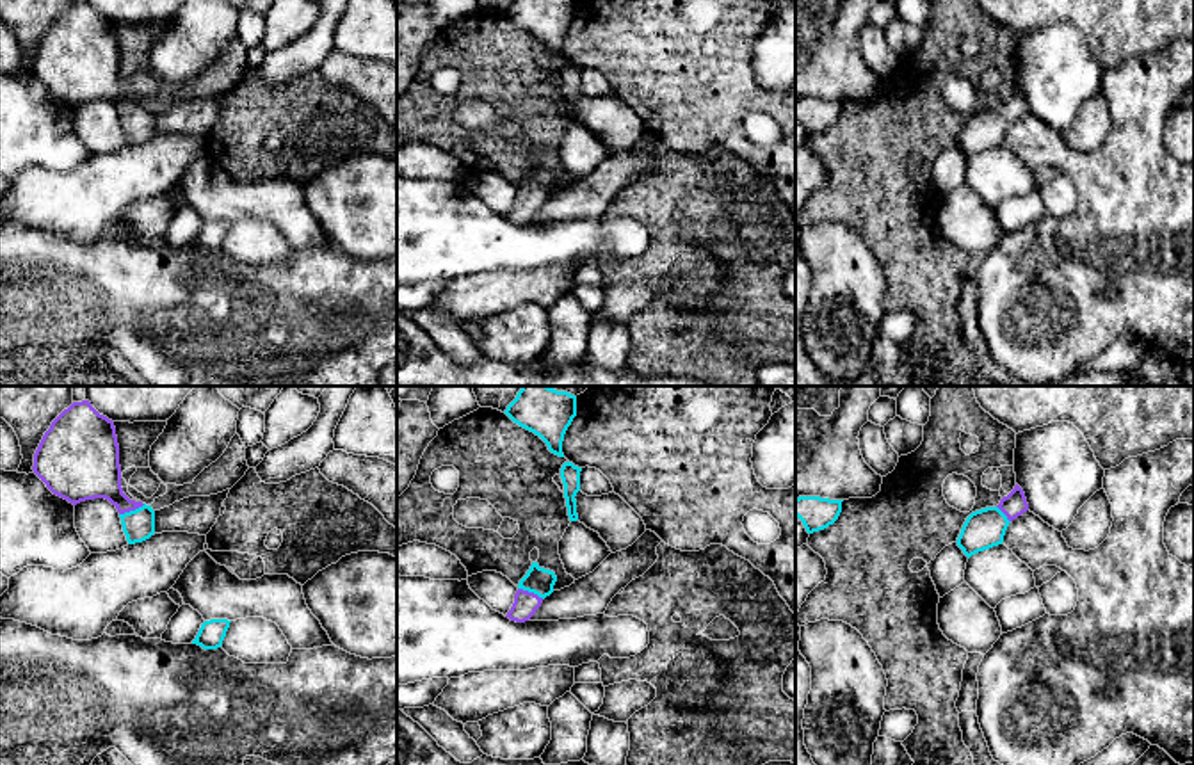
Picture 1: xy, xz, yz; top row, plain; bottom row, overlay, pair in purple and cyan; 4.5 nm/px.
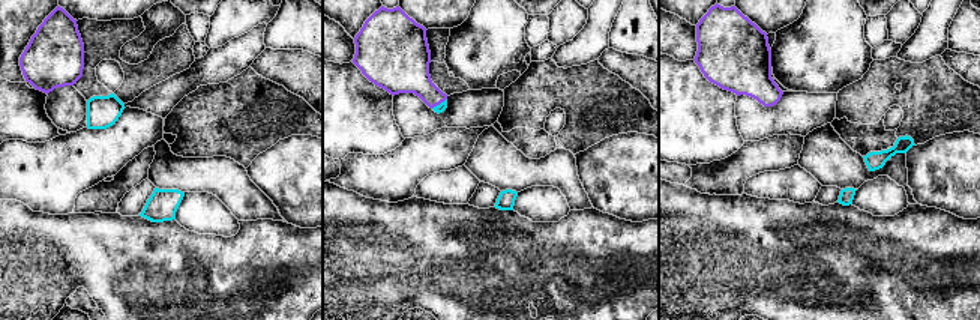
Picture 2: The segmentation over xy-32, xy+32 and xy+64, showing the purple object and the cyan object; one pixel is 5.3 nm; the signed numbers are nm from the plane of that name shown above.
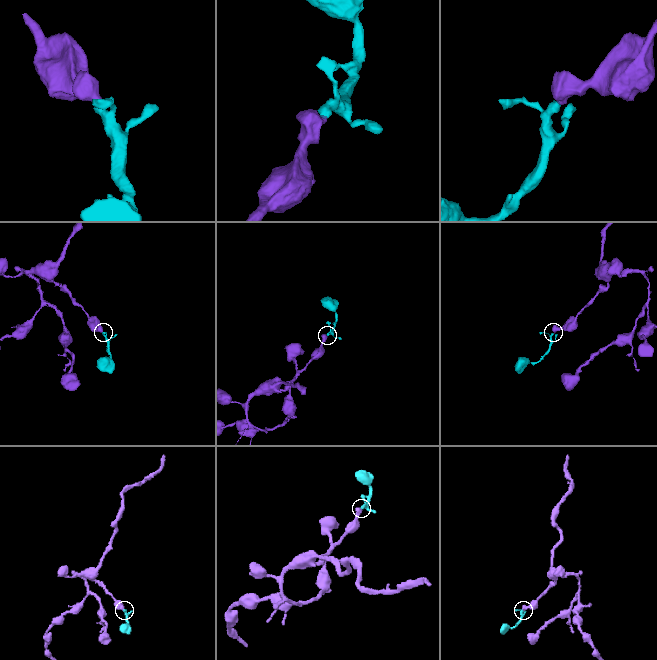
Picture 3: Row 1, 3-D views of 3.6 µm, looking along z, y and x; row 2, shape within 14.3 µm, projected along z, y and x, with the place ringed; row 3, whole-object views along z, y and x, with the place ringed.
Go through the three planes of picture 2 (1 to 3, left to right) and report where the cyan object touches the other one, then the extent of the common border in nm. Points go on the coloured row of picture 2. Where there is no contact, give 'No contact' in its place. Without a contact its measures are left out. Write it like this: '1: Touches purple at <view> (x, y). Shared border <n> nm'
1: No contact
2: Touches purple at xy+32 (438, 104). Shared border 100 nm
3: No contact

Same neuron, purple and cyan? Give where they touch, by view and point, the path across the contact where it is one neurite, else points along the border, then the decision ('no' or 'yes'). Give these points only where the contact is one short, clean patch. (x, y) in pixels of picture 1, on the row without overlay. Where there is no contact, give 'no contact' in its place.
xy (132, 111) | across xy (93, 72), (132, 111), (137, 127) | yes

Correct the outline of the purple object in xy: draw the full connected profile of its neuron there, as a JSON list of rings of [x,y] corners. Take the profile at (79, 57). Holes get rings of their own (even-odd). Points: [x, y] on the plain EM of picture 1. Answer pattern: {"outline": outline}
{"outline": [[[89,2],[73,4],[52,23],[34,55],[32,71],[53,96],[73,107],[109,101],[119,114],[128,146],[155,135],[151,107],[123,94],[114,23]]]}

